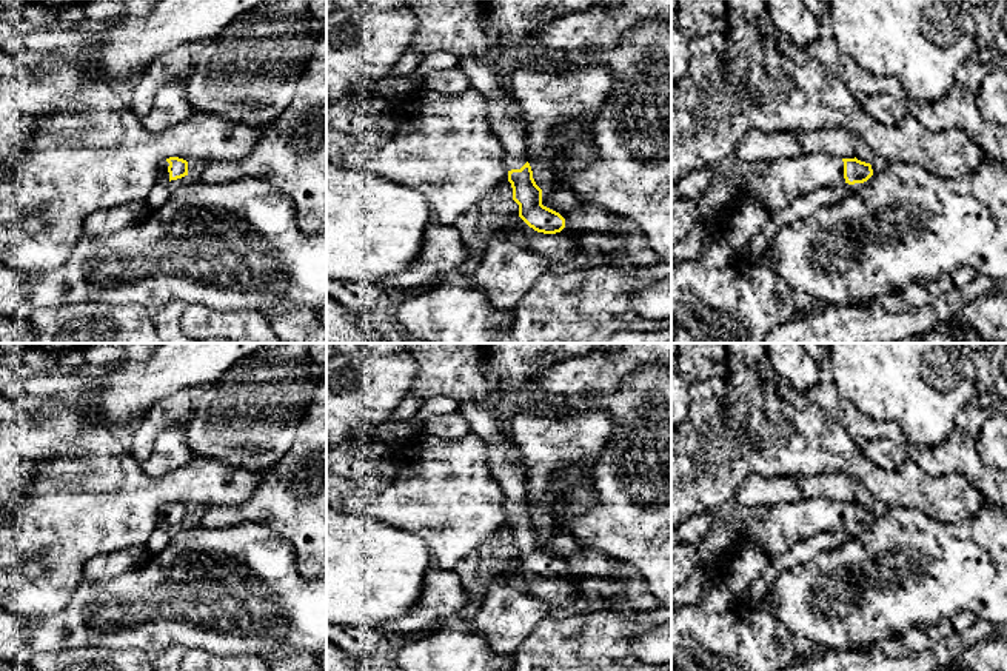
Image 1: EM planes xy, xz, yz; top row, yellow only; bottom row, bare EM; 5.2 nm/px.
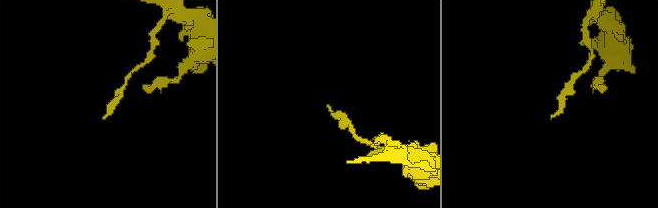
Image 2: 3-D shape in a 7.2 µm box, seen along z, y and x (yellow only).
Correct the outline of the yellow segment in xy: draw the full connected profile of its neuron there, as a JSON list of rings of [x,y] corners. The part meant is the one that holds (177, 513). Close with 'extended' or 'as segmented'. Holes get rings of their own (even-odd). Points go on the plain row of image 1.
[[[169,502],[163,505],[157,512],[157,525],[169,528],[188,520],[188,506],[179,502]]] | extended

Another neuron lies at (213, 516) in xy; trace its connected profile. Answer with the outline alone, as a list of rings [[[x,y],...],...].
[[[316,383],[296,440],[240,505],[211,505],[199,526],[256,522],[274,528],[296,552],[297,573],[326,582],[326,383]]]

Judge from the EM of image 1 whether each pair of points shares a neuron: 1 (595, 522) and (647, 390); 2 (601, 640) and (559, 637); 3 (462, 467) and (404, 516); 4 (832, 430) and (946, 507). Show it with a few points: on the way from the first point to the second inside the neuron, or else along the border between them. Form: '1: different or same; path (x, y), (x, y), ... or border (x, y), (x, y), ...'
1: same; path (627, 490), (645, 471), (645, 422)
2: same; path (590, 640), (570, 640)
3: same; path (447, 471), (414, 500)
4: same; path (855, 460), (886, 487), (915, 488)

